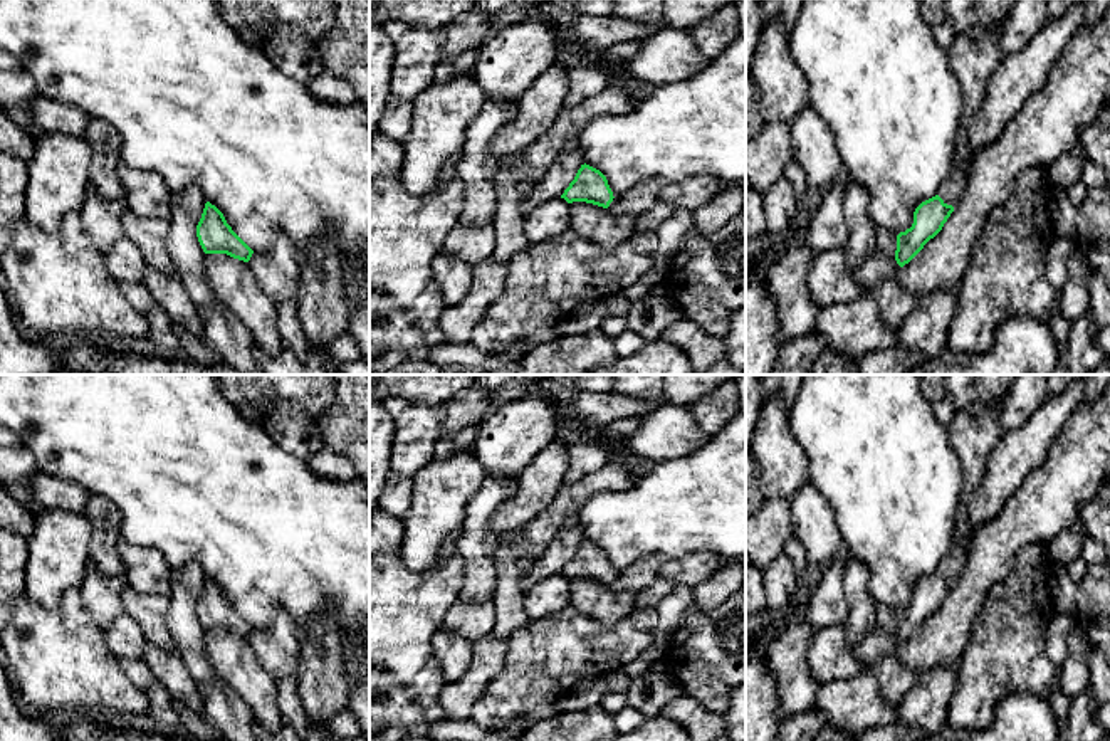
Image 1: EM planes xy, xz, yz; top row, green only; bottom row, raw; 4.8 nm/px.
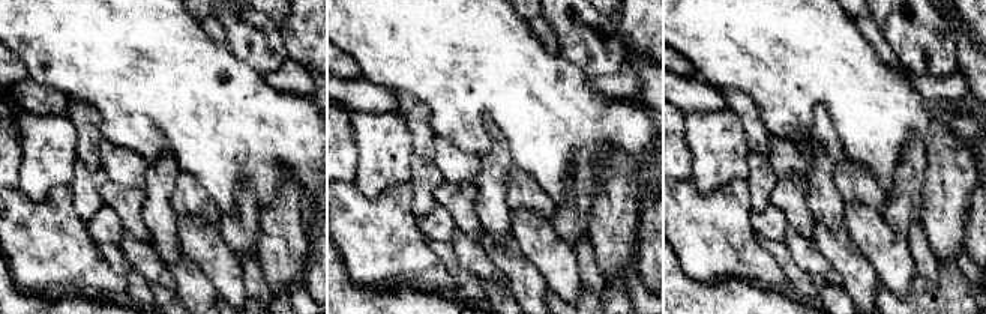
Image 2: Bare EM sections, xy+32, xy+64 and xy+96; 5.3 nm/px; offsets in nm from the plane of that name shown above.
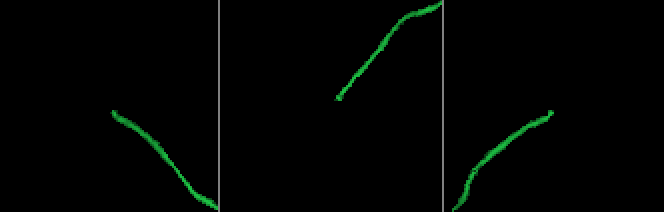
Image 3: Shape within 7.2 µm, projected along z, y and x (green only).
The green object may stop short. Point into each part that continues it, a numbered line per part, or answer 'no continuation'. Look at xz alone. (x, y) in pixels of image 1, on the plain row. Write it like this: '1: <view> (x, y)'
no continuation

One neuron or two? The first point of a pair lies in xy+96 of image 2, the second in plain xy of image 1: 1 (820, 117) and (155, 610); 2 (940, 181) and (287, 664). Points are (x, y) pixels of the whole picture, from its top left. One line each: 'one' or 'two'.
1: two
2: two

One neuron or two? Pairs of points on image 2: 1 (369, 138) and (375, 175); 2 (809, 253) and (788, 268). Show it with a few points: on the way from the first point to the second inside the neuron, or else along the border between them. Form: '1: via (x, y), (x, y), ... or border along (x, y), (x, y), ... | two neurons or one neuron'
1: via (375, 147), (375, 166) | one neuron
2: border along (782, 242), (791, 259), (818, 281) | two neurons

